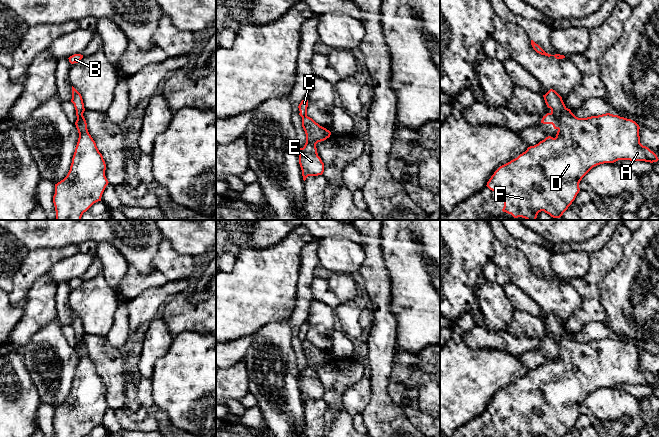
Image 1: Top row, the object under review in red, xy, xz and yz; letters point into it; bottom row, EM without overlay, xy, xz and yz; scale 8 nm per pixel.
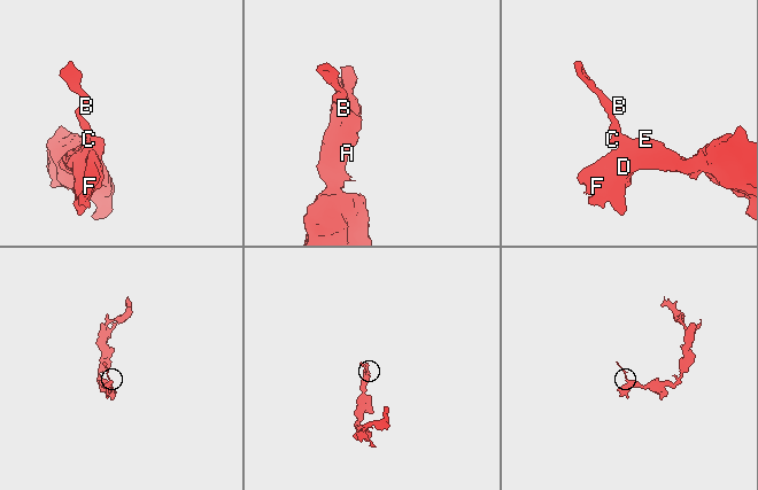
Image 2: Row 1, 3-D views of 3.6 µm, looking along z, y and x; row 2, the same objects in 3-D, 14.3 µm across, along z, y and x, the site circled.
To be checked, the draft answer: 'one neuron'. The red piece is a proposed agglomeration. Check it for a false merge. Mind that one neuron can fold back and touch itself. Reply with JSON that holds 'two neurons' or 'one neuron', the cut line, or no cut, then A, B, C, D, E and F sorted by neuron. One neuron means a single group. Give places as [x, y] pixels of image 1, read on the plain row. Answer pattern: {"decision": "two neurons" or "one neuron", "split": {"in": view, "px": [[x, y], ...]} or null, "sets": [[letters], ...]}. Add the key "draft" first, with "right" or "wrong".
{"draft": "wrong", "decision": "two neurons", "split": {"in": "yz", "px": [[565, 331], [556, 352]]}, "sets": [["A", "D", "E", "F"], ["B", "C"]]}

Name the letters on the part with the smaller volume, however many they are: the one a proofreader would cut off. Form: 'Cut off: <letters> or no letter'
Cut off: B, C

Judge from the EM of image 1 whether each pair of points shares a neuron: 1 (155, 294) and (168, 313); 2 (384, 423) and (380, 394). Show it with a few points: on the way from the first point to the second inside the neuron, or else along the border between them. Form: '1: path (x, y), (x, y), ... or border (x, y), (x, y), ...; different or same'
1: border (184, 293), (172, 295), (163, 305), (159, 314); different
2: path (381, 416), (380, 401); same

